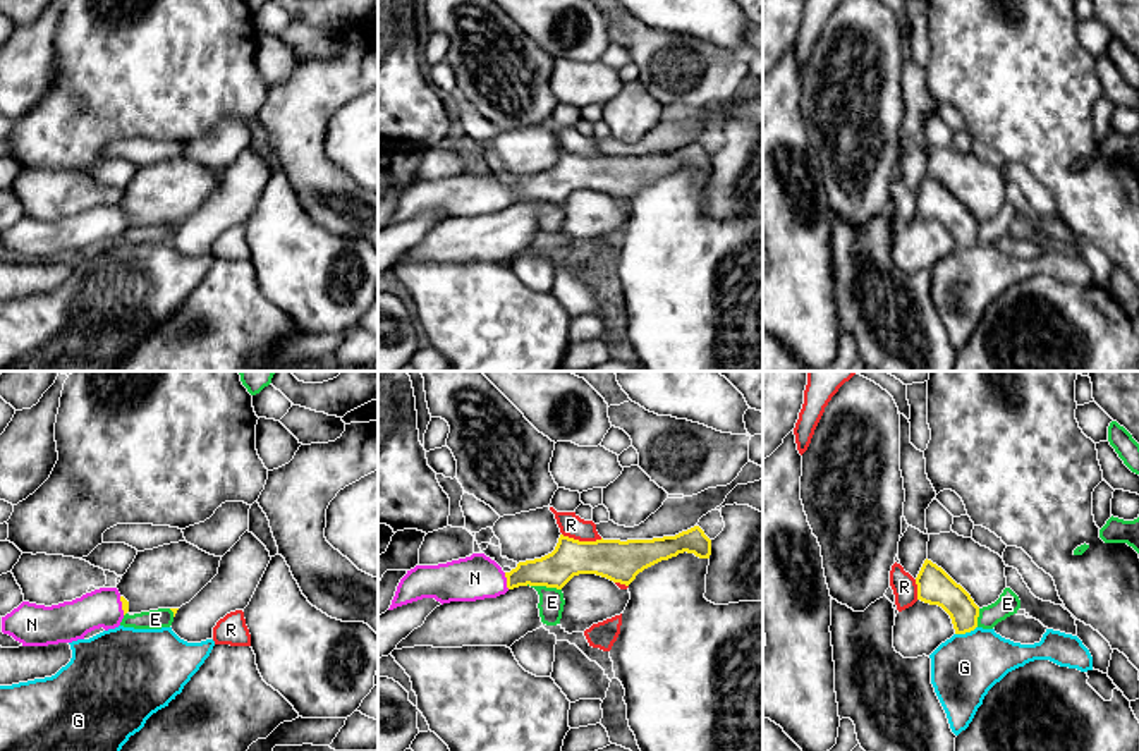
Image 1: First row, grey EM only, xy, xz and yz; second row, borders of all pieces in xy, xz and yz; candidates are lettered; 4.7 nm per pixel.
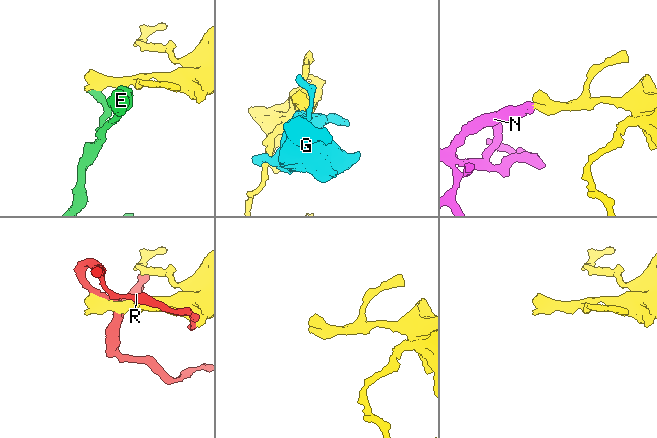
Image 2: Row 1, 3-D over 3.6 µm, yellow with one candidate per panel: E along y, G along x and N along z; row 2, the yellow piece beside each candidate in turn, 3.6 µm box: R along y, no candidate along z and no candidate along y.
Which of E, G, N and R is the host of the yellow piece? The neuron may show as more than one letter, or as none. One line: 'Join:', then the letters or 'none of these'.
Join: N

